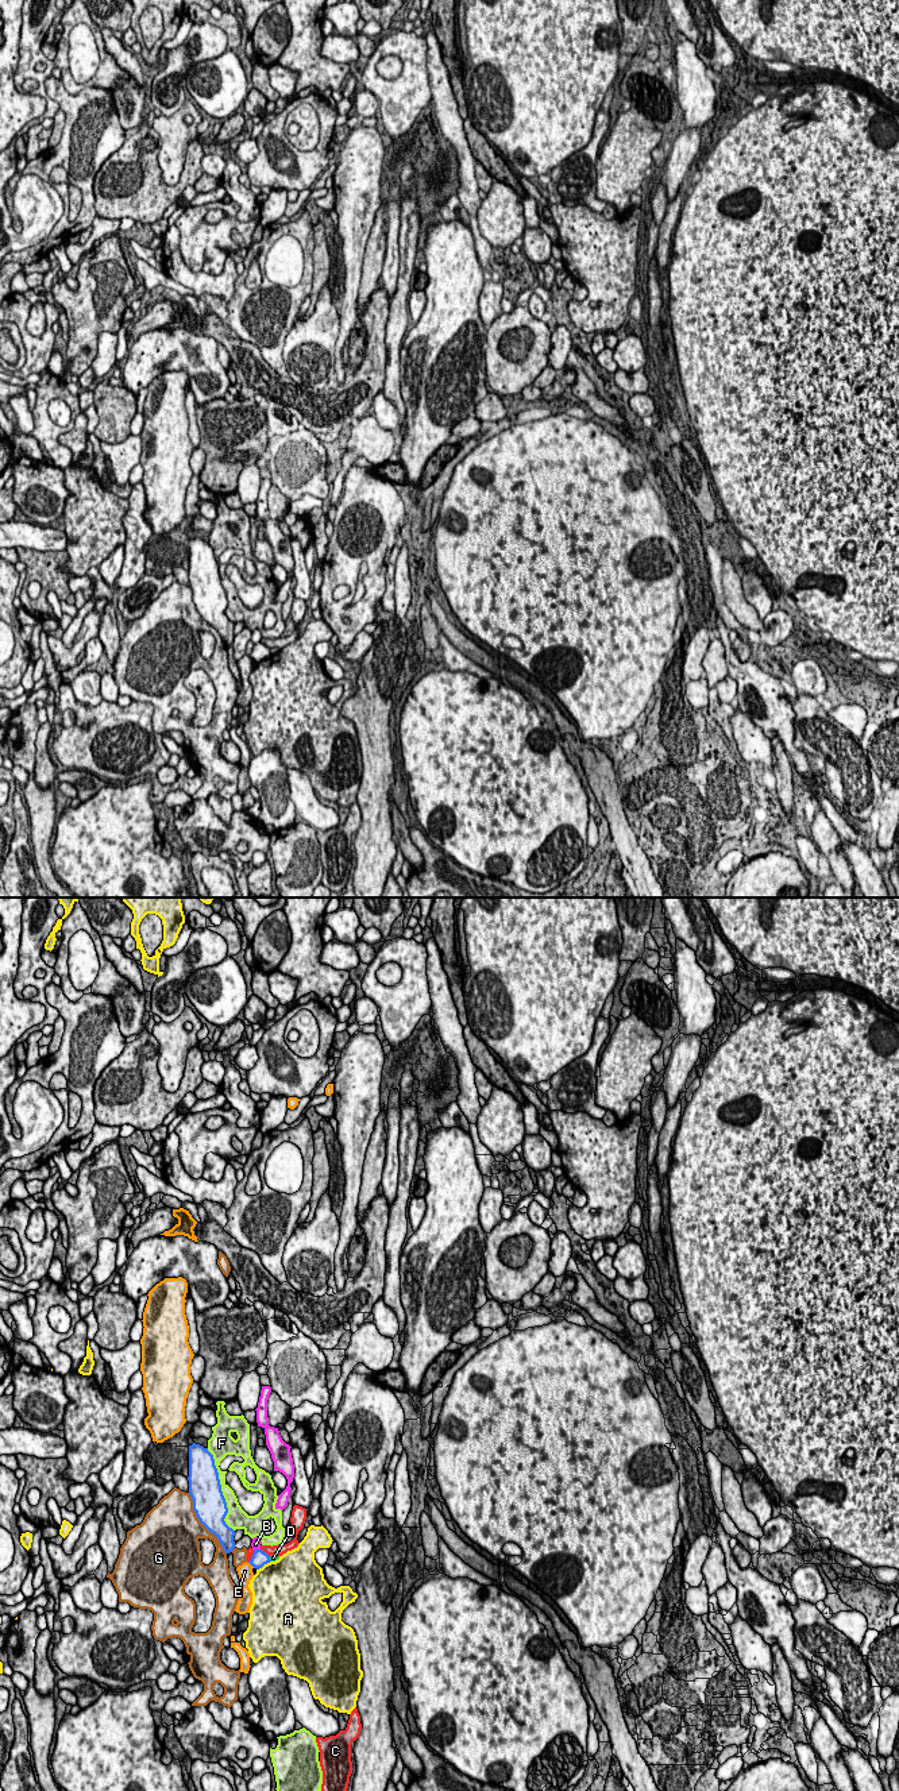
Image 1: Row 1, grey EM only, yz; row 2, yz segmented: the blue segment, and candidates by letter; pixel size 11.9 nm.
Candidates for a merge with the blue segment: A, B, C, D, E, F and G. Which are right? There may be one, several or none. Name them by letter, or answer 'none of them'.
none of them

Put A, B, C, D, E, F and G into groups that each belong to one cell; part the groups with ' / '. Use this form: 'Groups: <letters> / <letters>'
Groups: A / B / C / D / E / F / G

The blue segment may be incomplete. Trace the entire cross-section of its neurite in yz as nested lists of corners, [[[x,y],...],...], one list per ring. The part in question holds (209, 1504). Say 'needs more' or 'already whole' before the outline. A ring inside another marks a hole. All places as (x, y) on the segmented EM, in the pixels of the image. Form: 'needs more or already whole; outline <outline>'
already whole; outline [[[200,1444],[189,1445],[189,1494],[200,1522],[213,1533],[225,1553],[235,1548],[235,1531],[224,1518],[228,1513],[213,1455]]]

